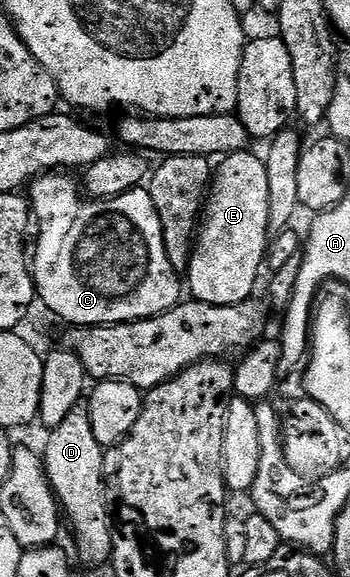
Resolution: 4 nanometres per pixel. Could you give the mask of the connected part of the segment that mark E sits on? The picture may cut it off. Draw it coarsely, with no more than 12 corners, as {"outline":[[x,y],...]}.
{"outline":[[224,156],[190,296],[243,305],[269,248],[266,160]]}

